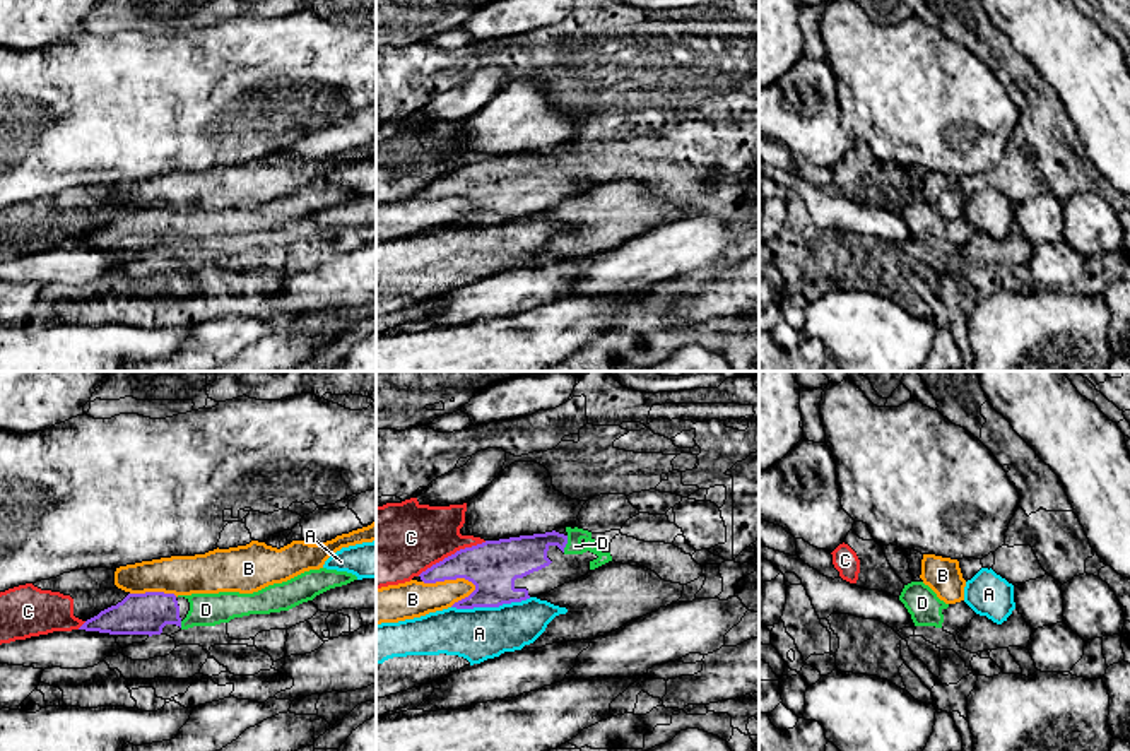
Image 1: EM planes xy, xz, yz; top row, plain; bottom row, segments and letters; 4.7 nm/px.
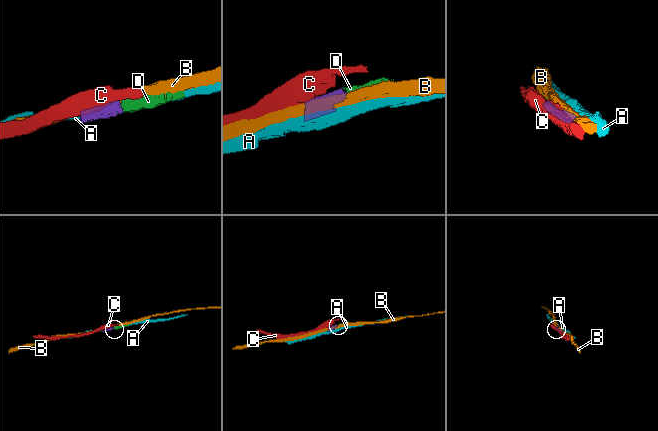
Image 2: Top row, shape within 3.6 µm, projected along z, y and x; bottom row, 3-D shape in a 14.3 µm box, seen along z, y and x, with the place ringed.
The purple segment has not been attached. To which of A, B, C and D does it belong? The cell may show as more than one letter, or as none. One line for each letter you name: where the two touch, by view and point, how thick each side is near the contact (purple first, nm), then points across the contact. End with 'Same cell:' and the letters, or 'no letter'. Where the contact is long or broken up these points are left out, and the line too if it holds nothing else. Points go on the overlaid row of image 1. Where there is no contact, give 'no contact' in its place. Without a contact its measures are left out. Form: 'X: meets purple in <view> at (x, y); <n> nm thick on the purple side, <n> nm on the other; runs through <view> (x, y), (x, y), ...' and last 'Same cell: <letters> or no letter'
D: meets purple in xz at (566, 543); 190 nm thick on the purple side, 80 nm on the other; runs through xz (517, 556), (542, 541), (566, 543), (575, 546)
Same cell: D

